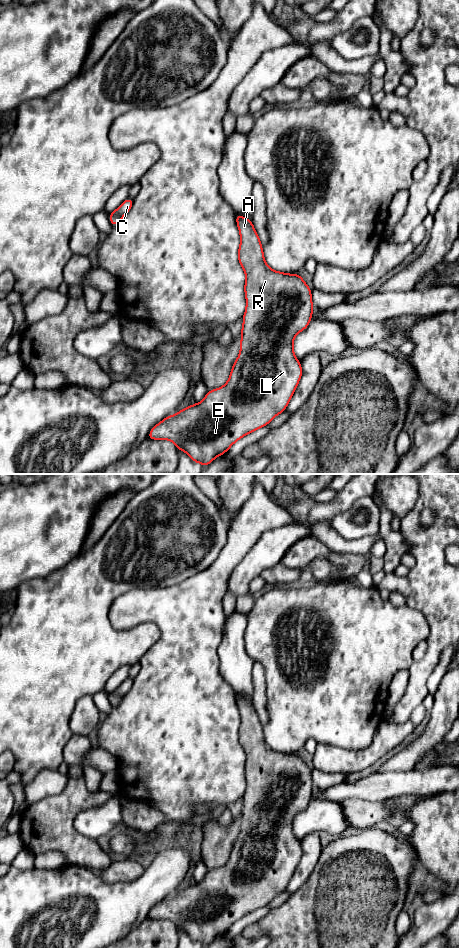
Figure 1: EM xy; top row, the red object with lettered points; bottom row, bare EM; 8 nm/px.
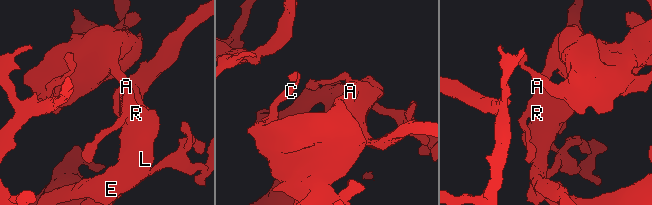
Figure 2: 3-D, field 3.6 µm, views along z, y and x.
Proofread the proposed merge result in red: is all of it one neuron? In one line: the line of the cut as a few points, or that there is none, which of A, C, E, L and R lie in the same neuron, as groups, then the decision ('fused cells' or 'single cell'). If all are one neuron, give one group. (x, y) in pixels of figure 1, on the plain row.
no cut | A C E L R | single cell

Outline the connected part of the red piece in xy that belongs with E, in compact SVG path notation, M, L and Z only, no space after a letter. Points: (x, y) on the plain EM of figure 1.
M235 694L241 721L238 741L246 754L244 771L246 790L243 795L240 833L234 842L227 863L217 869L207 871L200 883L195 883L170 895L155 905L148 919L172 921L178 930L189 935L192 941L203 946L210 944L243 916L268 905L278 894L284 892L301 859L301 843L295 837L293 821L295 816L305 810L311 802L313 784L311 771L300 754L287 754L272 750L264 741L264 733L259 716L250 699Z

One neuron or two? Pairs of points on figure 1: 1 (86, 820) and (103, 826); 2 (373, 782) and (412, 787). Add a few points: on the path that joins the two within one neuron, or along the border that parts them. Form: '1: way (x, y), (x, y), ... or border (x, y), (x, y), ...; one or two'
1: way (90, 823), (99, 823); one
2: way (383, 785), (402, 785); one

